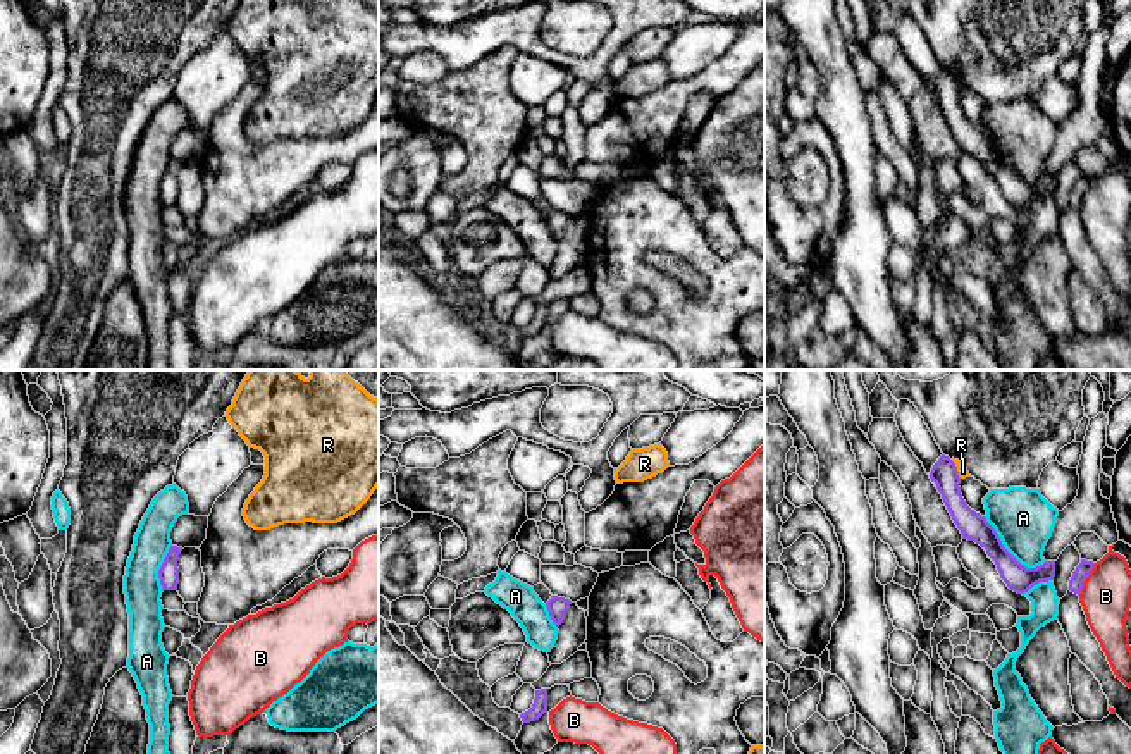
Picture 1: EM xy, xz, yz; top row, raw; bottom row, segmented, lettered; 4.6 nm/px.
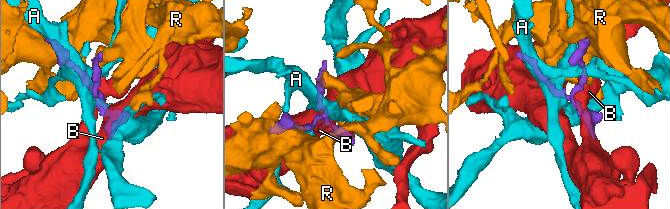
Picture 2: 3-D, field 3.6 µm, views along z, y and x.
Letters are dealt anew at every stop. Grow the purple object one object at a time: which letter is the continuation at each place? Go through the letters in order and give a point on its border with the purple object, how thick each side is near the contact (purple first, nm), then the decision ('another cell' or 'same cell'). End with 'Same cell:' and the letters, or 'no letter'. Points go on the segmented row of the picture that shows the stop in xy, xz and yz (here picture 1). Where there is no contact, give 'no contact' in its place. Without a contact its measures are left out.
A: yz (1009, 553) | 130/280 nm | another cell
B: yz (1085, 579) | 70/240 nm | another cell
R: yz (956, 469) | 120/50 nm | another cell
Same cell: no letter

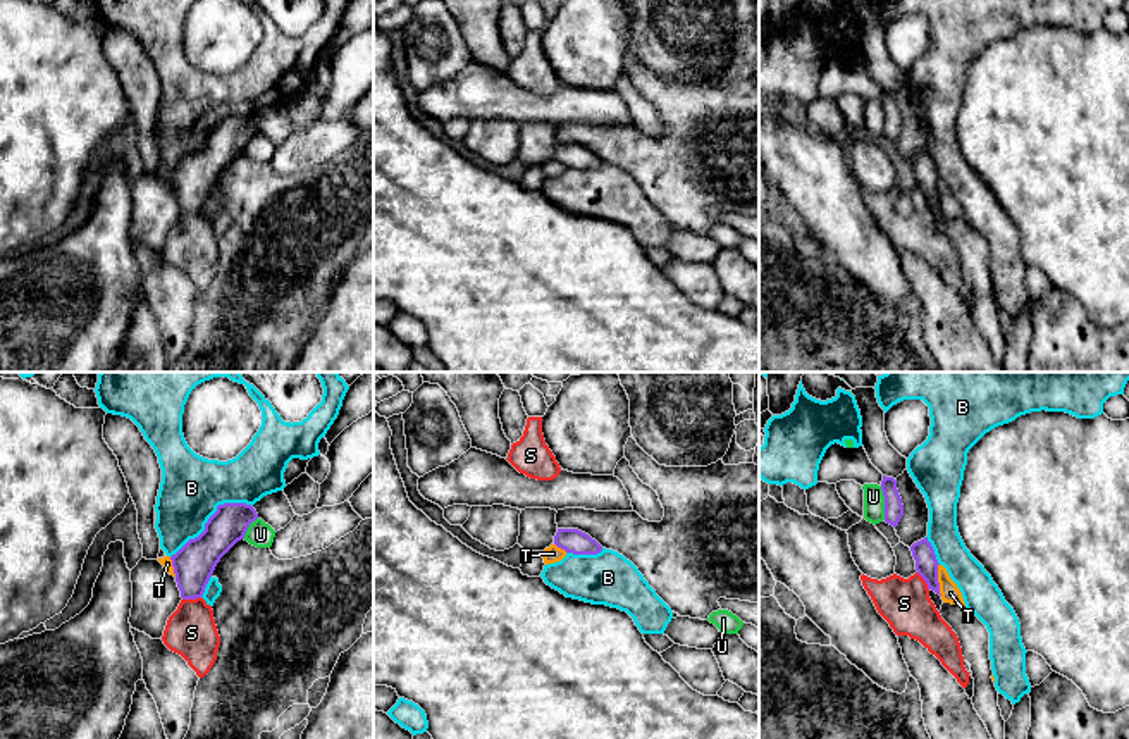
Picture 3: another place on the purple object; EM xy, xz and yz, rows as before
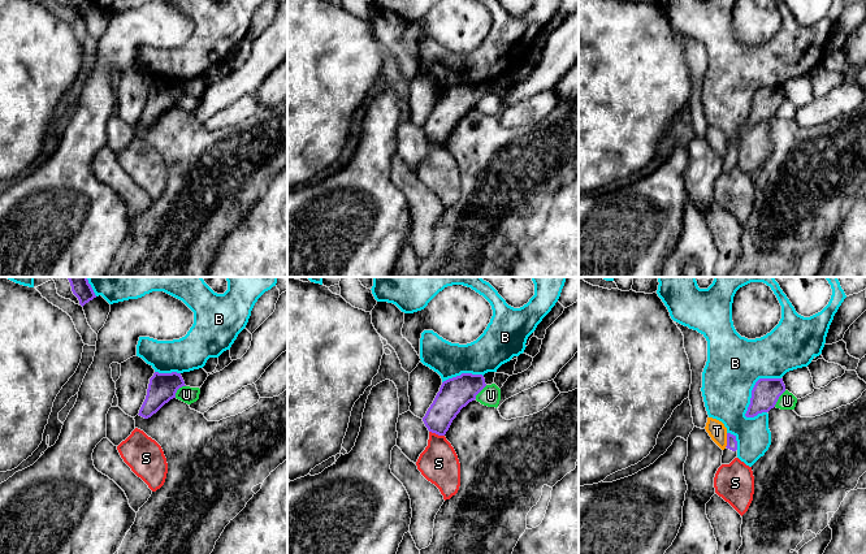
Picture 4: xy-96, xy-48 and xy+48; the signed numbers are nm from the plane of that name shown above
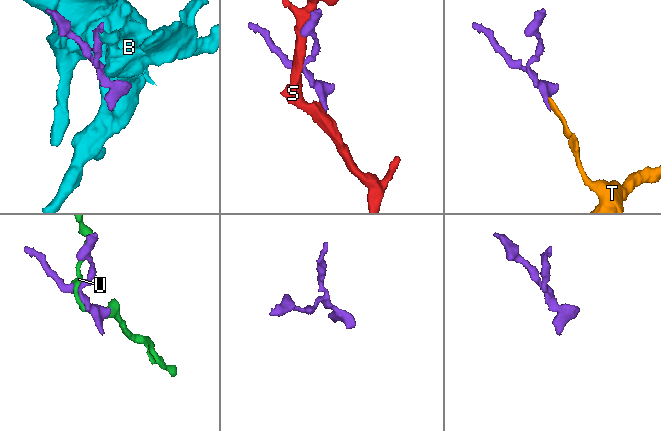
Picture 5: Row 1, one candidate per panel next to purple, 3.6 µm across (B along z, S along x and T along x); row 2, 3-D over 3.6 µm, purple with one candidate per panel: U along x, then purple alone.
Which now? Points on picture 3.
B: xy (210, 517) | 190/300 nm | another cell
S: xy (191, 598) | 190/240 nm | another cell
T: yz (937, 579) | 110/90 nm | another cell
U: yz (885, 503) | 90/100 nm | another cell
Same cell: no letter

